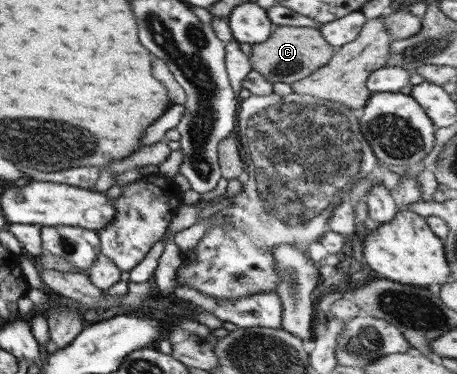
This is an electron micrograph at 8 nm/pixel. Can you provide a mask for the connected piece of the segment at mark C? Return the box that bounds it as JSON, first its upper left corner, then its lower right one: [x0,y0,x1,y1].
[249,26,334,84]

